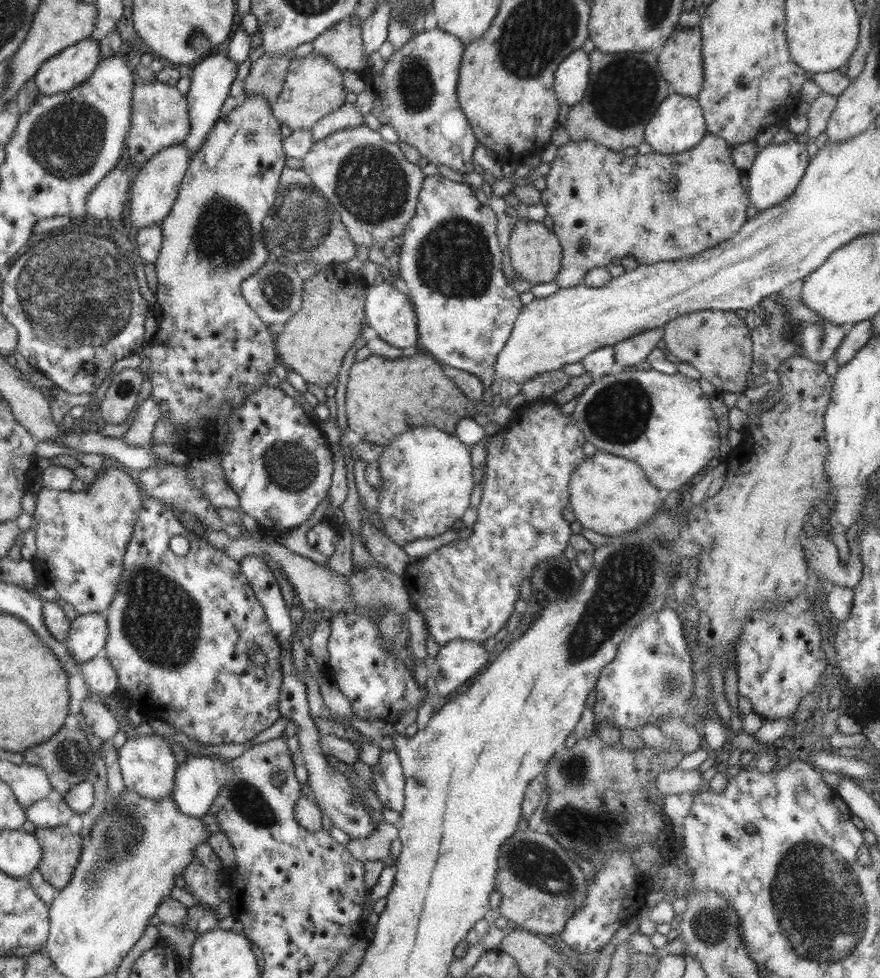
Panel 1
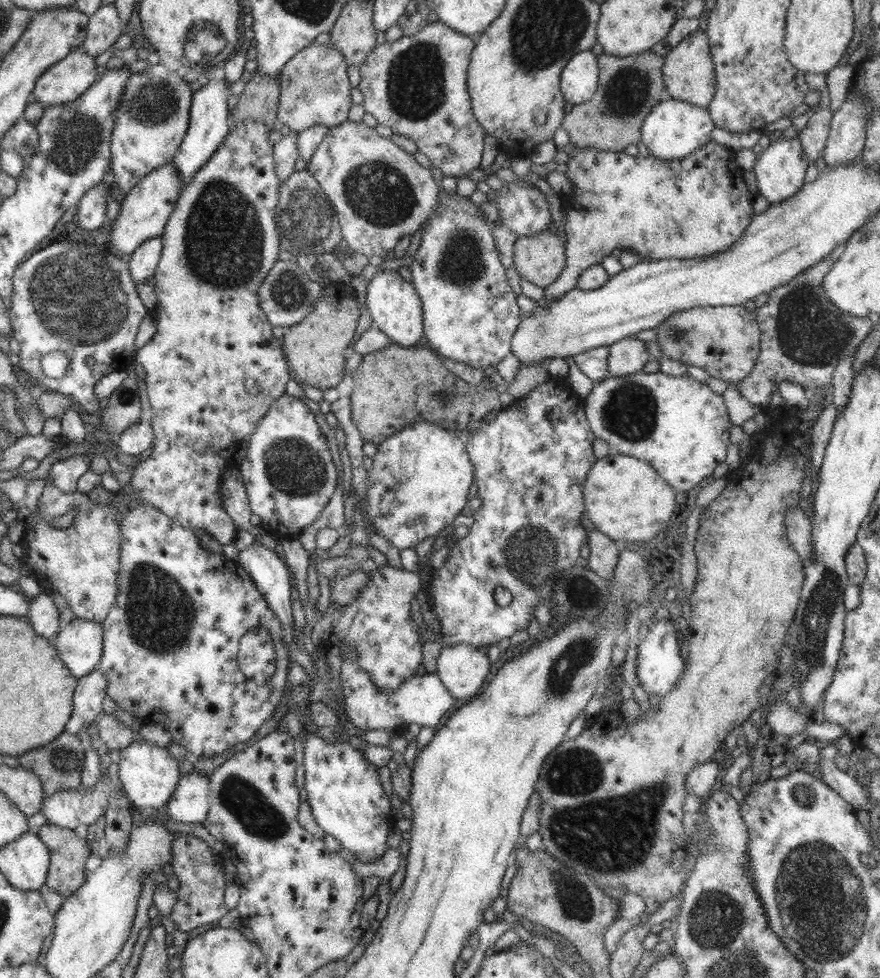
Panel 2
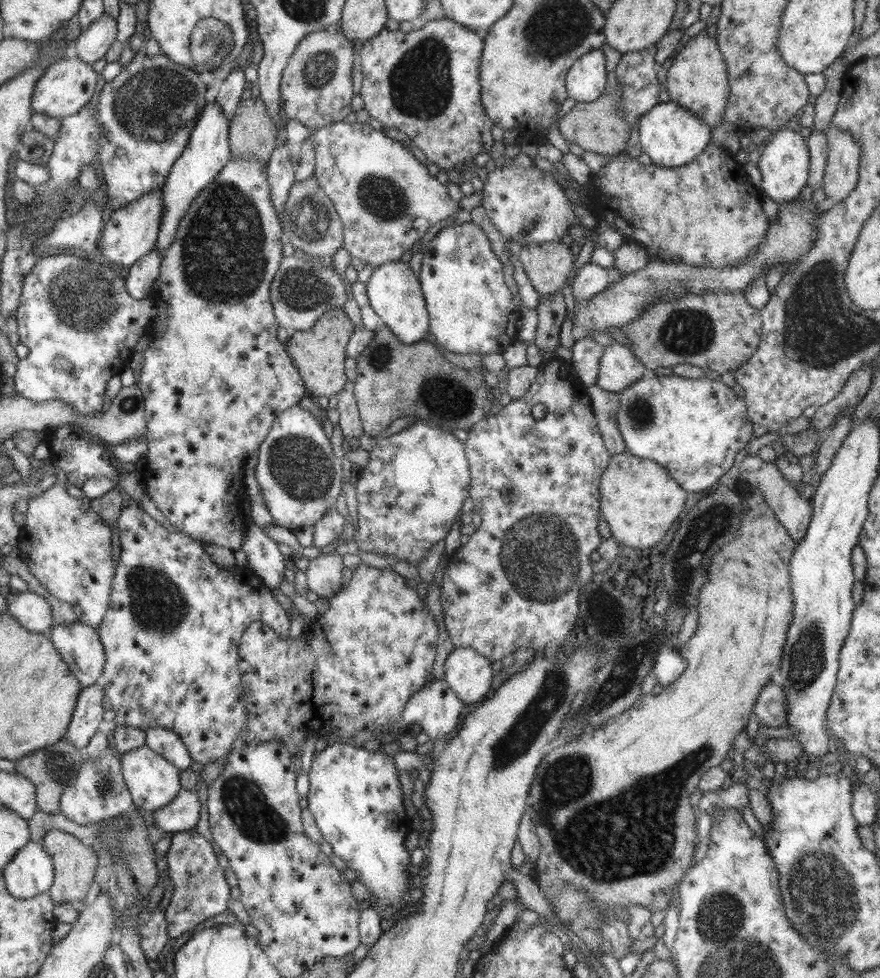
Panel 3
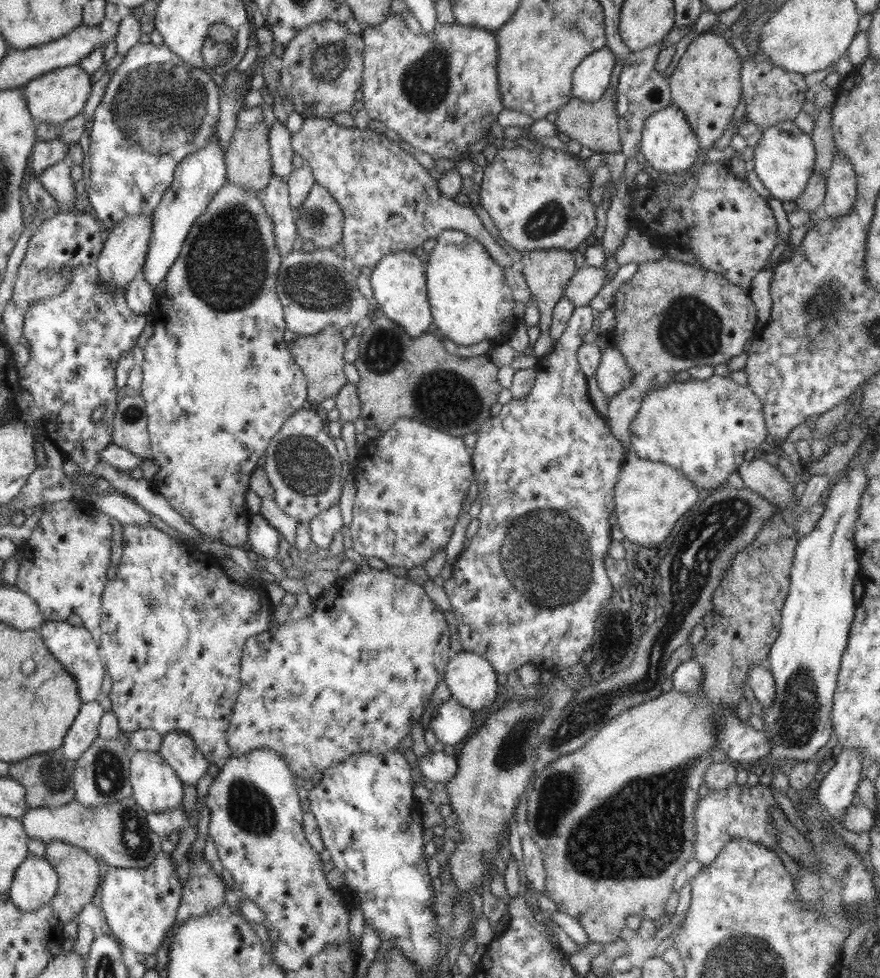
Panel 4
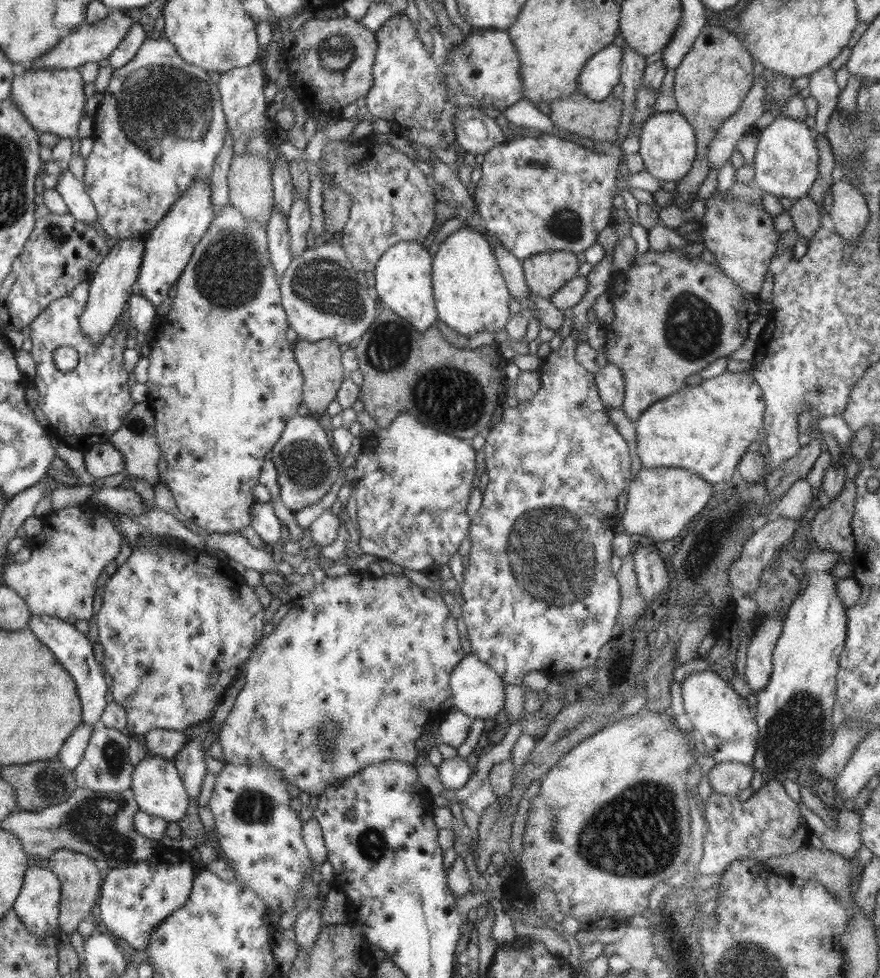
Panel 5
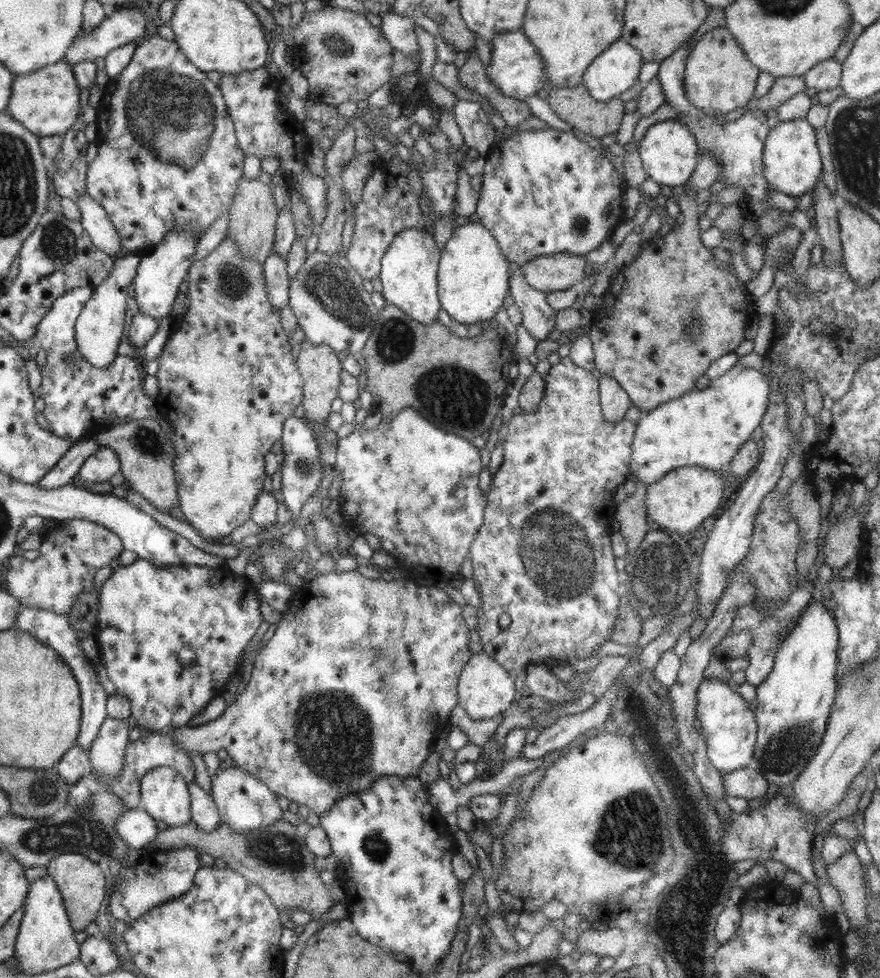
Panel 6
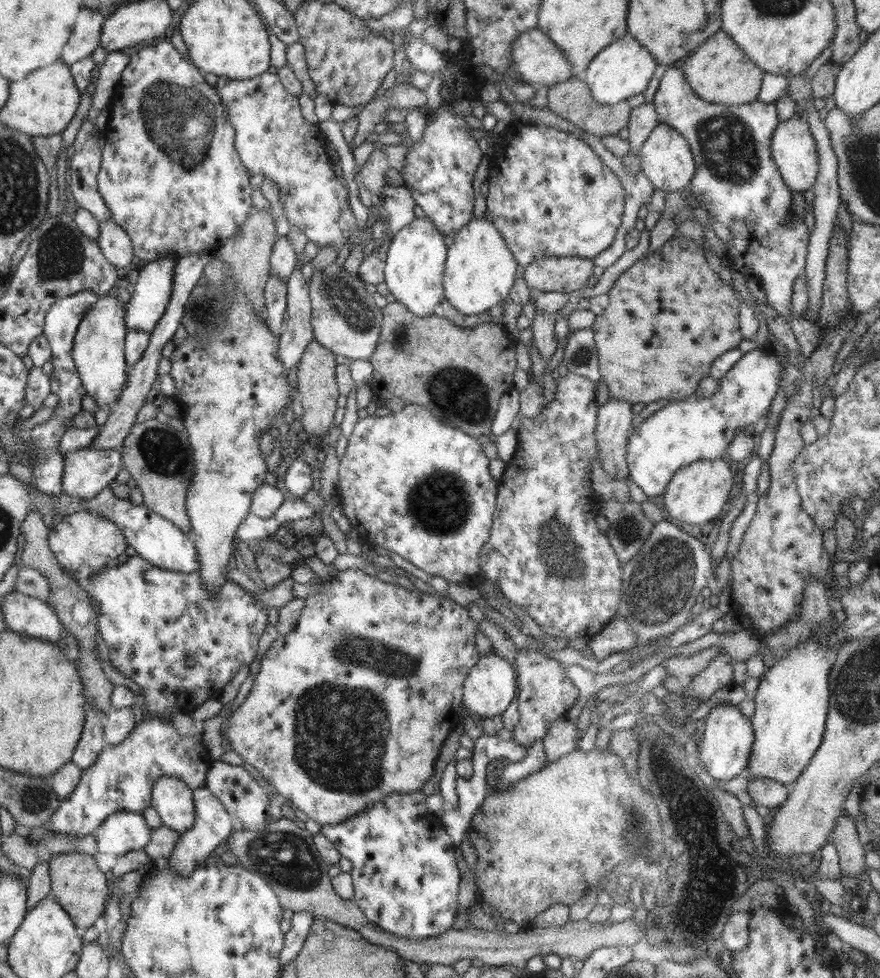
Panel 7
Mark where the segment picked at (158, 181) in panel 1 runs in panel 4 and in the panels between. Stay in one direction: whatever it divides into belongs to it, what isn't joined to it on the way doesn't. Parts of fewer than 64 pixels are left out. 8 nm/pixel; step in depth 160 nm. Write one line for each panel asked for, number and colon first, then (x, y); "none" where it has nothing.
2: (144, 212)
3: (131, 232)
4: (123, 255)

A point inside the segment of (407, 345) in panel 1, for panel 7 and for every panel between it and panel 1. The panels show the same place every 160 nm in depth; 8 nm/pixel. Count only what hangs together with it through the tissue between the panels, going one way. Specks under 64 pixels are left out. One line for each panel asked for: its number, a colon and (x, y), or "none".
2: (394, 304)
3: (394, 291)
4: (398, 281)
5: (403, 282)
6: (408, 275)
7: (413, 272)

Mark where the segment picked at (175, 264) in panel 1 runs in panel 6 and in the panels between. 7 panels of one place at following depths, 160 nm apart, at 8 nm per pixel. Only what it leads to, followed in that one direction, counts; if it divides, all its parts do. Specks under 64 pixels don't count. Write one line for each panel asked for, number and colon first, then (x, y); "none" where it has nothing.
2: (213, 368)
3: (215, 376)
4: (219, 382)
5: (222, 386)
6: (227, 381)

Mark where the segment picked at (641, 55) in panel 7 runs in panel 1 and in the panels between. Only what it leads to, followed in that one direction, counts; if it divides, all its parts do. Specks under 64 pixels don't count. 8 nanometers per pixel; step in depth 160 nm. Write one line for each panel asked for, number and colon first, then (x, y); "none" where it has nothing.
1: (572, 76)
2: (579, 78)
3: (585, 81)
4: (591, 78)
5: (602, 72)
6: (613, 71)

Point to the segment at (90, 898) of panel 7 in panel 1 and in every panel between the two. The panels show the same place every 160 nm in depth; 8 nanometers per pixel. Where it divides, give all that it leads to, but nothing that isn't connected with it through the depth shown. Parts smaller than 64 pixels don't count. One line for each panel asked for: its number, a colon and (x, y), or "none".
1: (61, 848)
2: (68, 853)
3: (74, 861)
4: (78, 871)
5: (80, 880)
6: (81, 883)

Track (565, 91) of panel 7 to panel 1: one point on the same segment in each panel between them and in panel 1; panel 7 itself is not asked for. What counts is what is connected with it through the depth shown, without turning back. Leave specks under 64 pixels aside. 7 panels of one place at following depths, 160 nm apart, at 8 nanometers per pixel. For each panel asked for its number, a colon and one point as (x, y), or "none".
1: (625, 89)
2: (629, 87)
3: (599, 126)
4: (594, 125)
5: (576, 115)
6: (573, 104)

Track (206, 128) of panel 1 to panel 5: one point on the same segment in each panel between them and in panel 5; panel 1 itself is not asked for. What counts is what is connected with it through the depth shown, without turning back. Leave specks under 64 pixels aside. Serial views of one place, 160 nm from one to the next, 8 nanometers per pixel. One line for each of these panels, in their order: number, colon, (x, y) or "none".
2: (208, 125)
3: (207, 152)
4: (197, 178)
5: (168, 248)

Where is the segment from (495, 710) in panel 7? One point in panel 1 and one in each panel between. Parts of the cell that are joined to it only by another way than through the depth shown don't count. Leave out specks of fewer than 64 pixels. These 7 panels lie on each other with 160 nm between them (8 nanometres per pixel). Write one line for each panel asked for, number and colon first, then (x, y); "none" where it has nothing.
1: (459, 660)
2: (463, 669)
3: (469, 675)
4: (472, 682)
5: (478, 691)
6: (485, 690)

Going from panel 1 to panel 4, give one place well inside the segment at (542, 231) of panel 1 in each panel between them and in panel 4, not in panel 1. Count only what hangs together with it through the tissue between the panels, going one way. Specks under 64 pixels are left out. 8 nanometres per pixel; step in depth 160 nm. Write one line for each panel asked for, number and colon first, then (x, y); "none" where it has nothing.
2: (539, 259)
3: (547, 265)
4: (547, 272)

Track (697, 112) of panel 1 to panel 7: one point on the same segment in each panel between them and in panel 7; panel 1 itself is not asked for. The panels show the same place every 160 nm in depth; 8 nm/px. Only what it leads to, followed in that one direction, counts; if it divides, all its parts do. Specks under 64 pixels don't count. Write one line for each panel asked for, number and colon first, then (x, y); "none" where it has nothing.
2: (674, 128)
3: (671, 135)
4: (667, 141)
5: (668, 147)
6: (668, 151)
7: (667, 161)

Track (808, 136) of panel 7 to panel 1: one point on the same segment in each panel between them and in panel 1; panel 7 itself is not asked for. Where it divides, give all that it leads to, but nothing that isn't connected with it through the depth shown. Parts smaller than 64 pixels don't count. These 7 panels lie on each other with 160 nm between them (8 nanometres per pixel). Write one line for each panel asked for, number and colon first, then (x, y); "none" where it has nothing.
1: (777, 170)
2: (780, 169)
3: (784, 164)
4: (784, 159)
5: (786, 162)
6: (792, 165)

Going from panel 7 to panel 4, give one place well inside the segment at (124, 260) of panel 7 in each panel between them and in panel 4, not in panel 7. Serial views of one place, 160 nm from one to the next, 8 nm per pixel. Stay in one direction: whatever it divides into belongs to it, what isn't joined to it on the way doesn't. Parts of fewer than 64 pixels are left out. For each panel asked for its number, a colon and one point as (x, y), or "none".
4: (56, 179)
5: (80, 206)
6: (95, 222)

